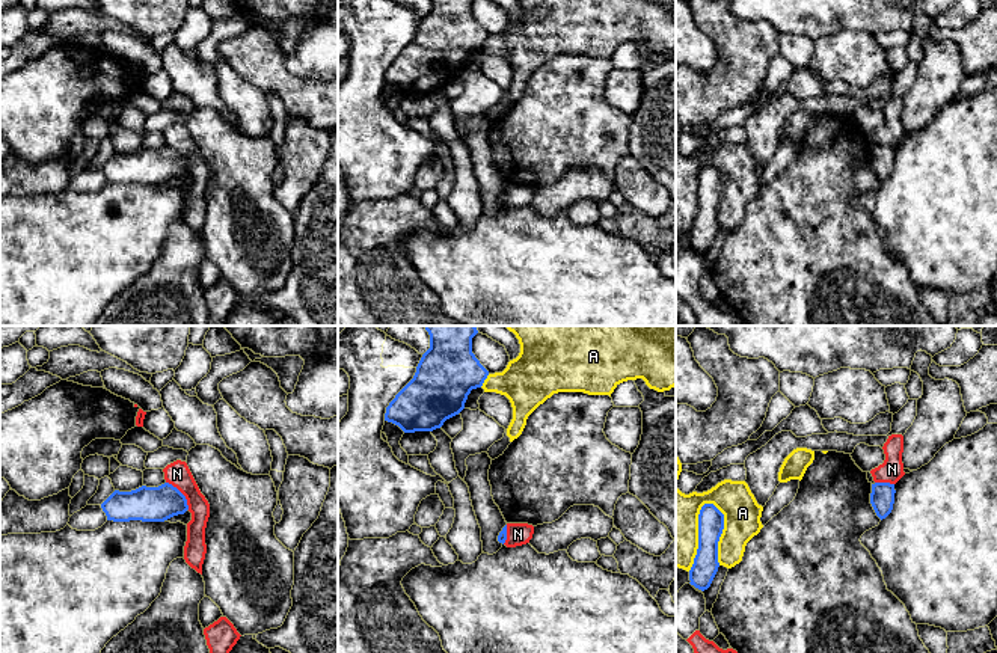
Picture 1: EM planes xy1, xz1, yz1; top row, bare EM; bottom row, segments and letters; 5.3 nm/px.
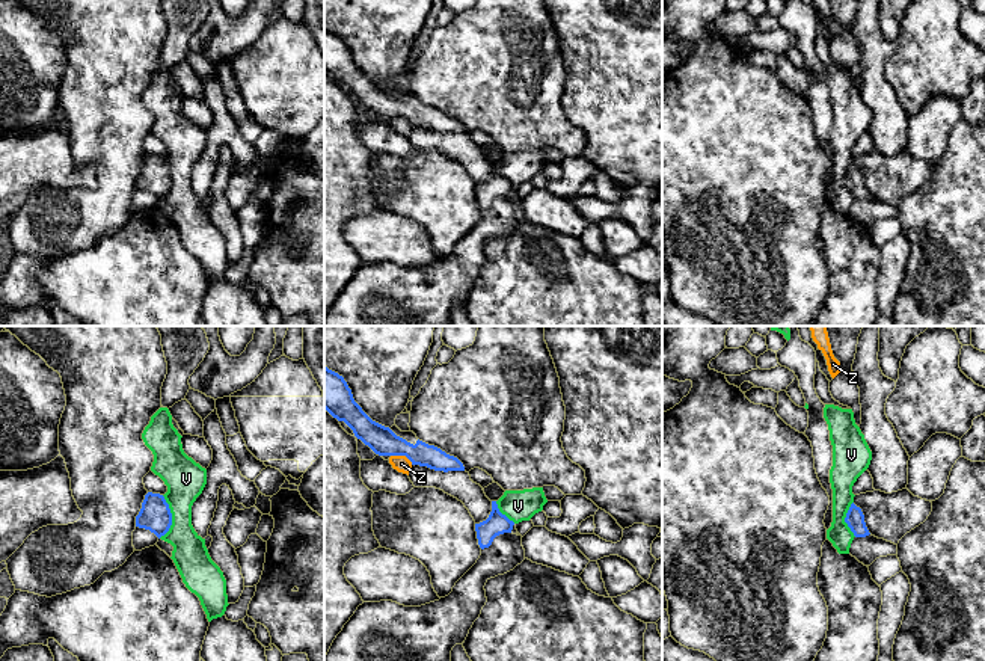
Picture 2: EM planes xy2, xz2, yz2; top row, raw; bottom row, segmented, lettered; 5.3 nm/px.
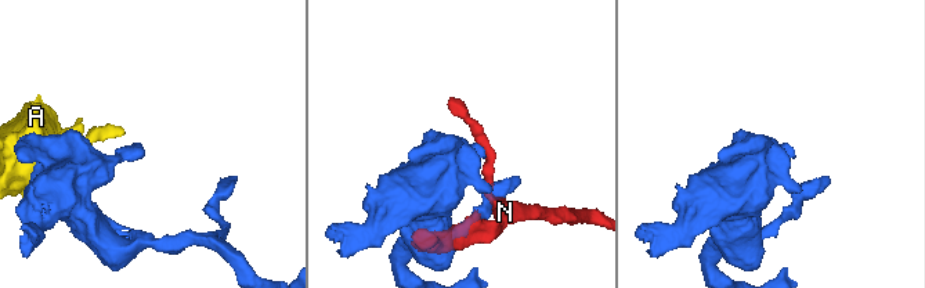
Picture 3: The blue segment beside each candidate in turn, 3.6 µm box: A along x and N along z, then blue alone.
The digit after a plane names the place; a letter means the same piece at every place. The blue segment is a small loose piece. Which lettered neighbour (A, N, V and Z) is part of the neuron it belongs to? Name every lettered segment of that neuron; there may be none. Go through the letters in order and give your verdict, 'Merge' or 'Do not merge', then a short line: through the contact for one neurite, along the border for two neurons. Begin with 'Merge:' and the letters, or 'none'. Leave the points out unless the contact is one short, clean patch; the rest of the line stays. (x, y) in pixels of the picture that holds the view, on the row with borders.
Merge: none
A: Do not merge
N: Do not merge. Line: xy1 (166, 481), (184, 496), (189, 508)
V: Do not merge
Z: Do not merge

